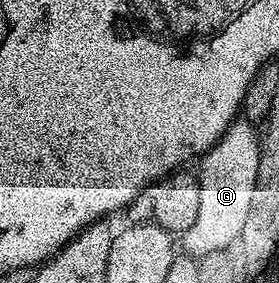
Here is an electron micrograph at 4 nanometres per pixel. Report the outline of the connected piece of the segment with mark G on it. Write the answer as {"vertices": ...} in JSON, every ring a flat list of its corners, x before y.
{"vertices":[[247,120,234,121,216,144,201,156,200,171,196,173,199,183,197,218,194,226,180,237,185,256,193,259,204,257,220,245,236,241,245,229,261,151,258,133,253,129]]}

